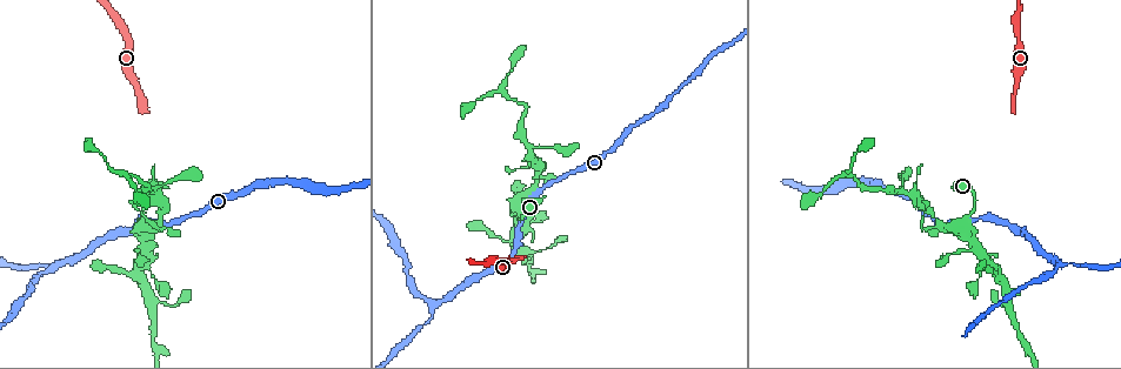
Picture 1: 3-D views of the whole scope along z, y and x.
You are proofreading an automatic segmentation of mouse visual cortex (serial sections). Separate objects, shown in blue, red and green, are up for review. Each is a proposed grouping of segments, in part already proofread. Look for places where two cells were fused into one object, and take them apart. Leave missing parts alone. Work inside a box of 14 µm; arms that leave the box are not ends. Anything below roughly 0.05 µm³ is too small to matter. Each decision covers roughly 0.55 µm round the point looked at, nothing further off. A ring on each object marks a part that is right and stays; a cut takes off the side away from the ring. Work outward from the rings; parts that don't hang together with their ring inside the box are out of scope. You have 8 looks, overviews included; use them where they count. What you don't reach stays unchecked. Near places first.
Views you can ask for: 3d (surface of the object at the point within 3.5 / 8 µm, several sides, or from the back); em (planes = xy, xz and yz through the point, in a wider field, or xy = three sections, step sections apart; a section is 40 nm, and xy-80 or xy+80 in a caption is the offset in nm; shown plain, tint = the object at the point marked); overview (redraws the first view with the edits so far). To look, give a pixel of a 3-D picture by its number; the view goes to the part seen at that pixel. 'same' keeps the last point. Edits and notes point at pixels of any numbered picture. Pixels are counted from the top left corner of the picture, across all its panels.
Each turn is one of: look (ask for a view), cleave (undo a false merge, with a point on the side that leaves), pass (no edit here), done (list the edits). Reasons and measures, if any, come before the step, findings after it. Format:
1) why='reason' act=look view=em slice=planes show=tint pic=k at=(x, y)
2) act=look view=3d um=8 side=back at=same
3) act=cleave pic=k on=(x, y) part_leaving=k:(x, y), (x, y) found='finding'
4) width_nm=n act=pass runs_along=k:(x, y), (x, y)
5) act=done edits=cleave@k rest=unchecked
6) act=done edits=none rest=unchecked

why='sudden change in width' act=look view=3d um=3.5 pic=1 at=(537, 184)

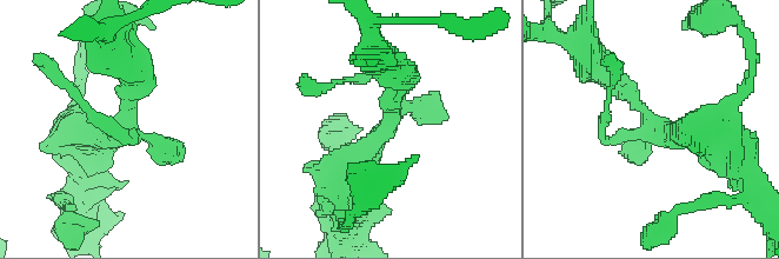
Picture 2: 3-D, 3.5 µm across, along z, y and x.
act=look view=em slice=xy step=1 show=tint pic=2 at=(388, 125)

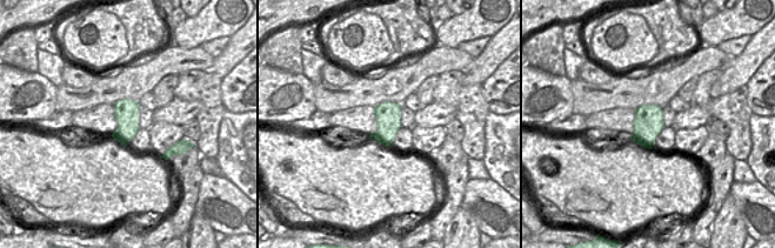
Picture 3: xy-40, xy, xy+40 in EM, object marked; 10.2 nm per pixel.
act=pass found='continuous, no second cell'

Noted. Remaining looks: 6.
why='thin arm on a thick one' act=look view=em slice=xy step=1 show=tint pic=1 at=(528, 149)

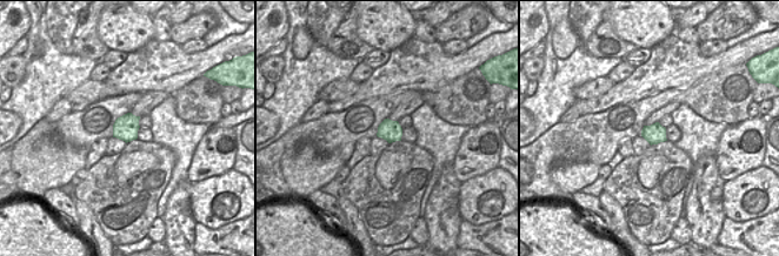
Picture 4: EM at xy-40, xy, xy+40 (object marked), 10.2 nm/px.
act=look view=3d um=3.5 at=same

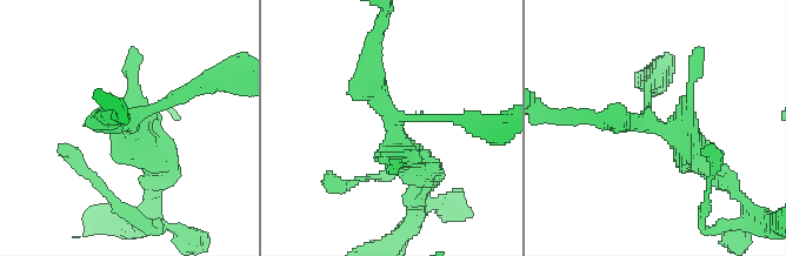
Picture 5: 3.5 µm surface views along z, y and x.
act=pass runs_along=5:(424, 172), (373, 91), (373, 42) found='continuous, no second cell'

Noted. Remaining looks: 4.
why='calibre changes' act=look view=3d um=3.5 pic=1 at=(995, 301)

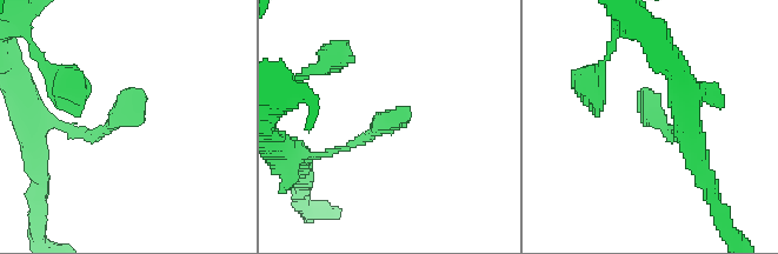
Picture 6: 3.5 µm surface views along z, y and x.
why='need the tissue' act=look view=em slice=planes show=tint pic=6 at=(661, 124)

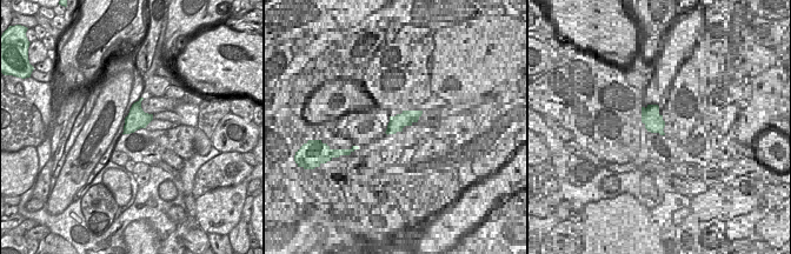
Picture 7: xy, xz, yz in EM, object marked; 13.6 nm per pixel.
act=look view=em slice=xy step=3 show=tint at=same

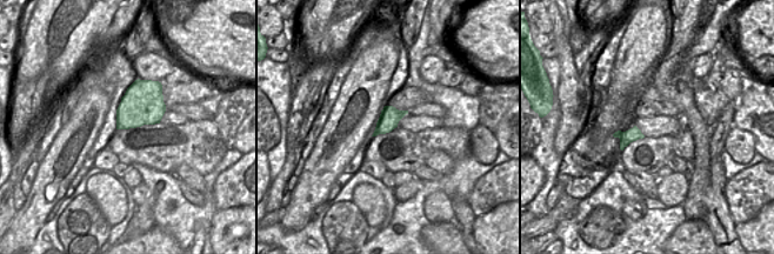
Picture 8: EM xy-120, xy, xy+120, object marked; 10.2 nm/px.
width_nm=200 act=pass runs_along=6:(312, 155), (363, 141), (406, 111) found='continuous, no second cell'

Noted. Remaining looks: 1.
act=done edits=none rest=unchecked

